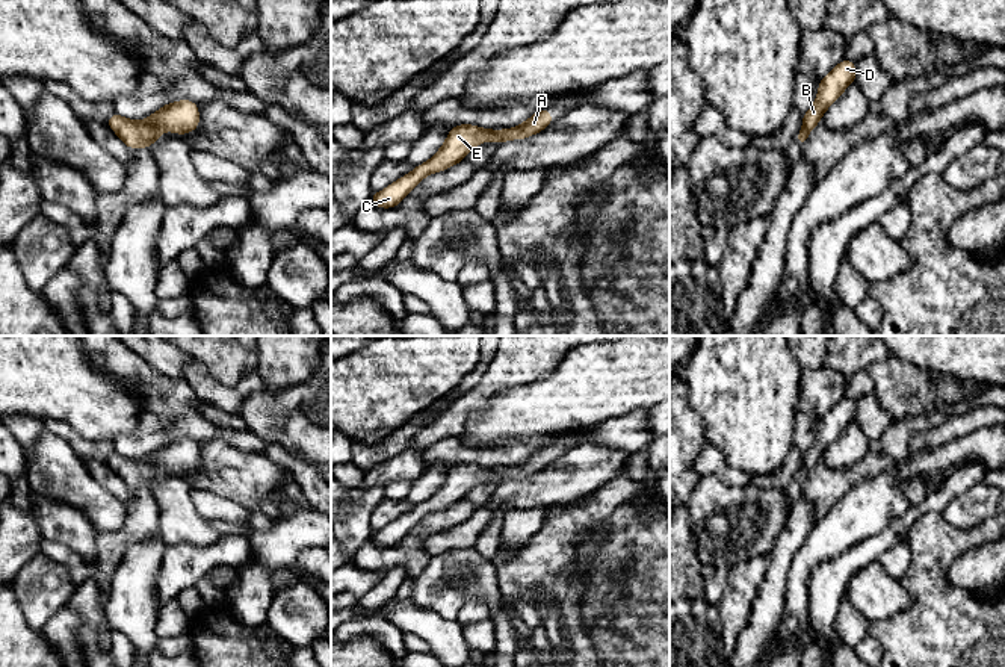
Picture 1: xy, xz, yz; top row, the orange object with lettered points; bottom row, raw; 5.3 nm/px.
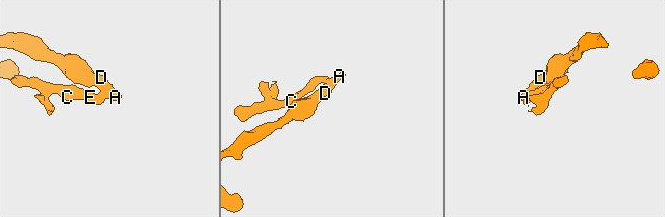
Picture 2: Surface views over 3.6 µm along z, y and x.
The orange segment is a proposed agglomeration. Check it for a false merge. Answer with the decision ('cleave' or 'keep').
keep

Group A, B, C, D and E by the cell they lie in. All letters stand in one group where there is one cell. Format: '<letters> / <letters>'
A B C D E

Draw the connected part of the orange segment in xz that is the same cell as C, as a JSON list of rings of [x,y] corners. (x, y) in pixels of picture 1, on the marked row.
[[[543,107],[533,113],[527,121],[512,129],[491,130],[472,124],[458,124],[449,132],[443,147],[425,163],[417,165],[410,174],[397,178],[384,191],[372,194],[370,203],[376,207],[396,207],[426,175],[444,171],[458,162],[479,144],[485,141],[506,142],[512,139],[526,139],[549,127],[555,118]]]

